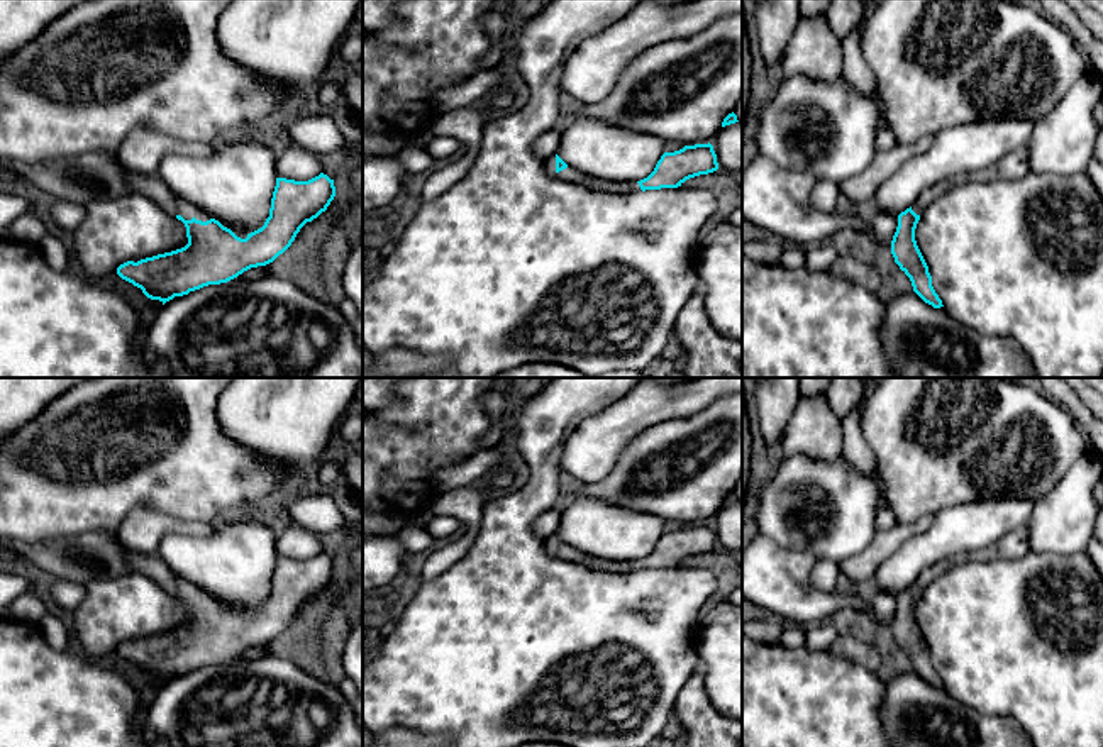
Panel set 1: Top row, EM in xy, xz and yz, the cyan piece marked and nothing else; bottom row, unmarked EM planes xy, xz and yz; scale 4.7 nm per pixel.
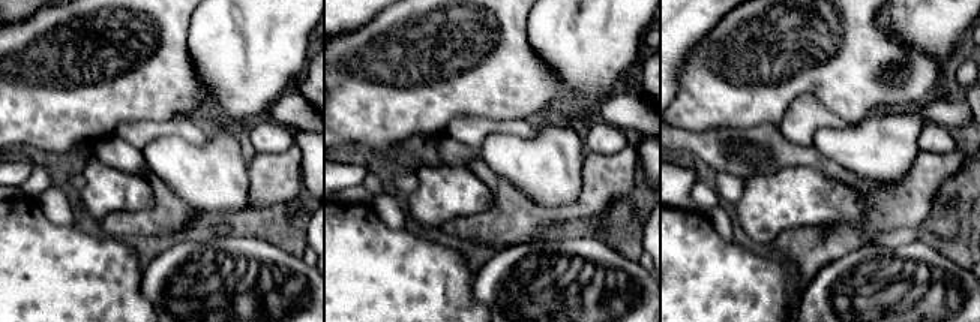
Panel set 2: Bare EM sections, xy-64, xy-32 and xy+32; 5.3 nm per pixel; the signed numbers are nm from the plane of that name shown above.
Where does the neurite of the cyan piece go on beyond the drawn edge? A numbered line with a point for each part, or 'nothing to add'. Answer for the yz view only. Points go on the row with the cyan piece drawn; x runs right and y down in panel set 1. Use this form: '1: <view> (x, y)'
1: yz (1015, 165)

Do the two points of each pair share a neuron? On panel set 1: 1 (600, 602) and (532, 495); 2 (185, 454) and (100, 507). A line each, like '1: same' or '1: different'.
1: same
2: same

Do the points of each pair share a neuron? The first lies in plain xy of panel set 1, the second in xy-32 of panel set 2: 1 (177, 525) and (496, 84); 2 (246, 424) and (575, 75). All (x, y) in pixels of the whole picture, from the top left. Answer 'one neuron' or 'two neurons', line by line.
1: two neurons
2: one neuron

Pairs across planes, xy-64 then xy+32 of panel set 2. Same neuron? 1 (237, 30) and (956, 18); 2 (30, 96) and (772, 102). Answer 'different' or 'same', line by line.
1: same
2: same

